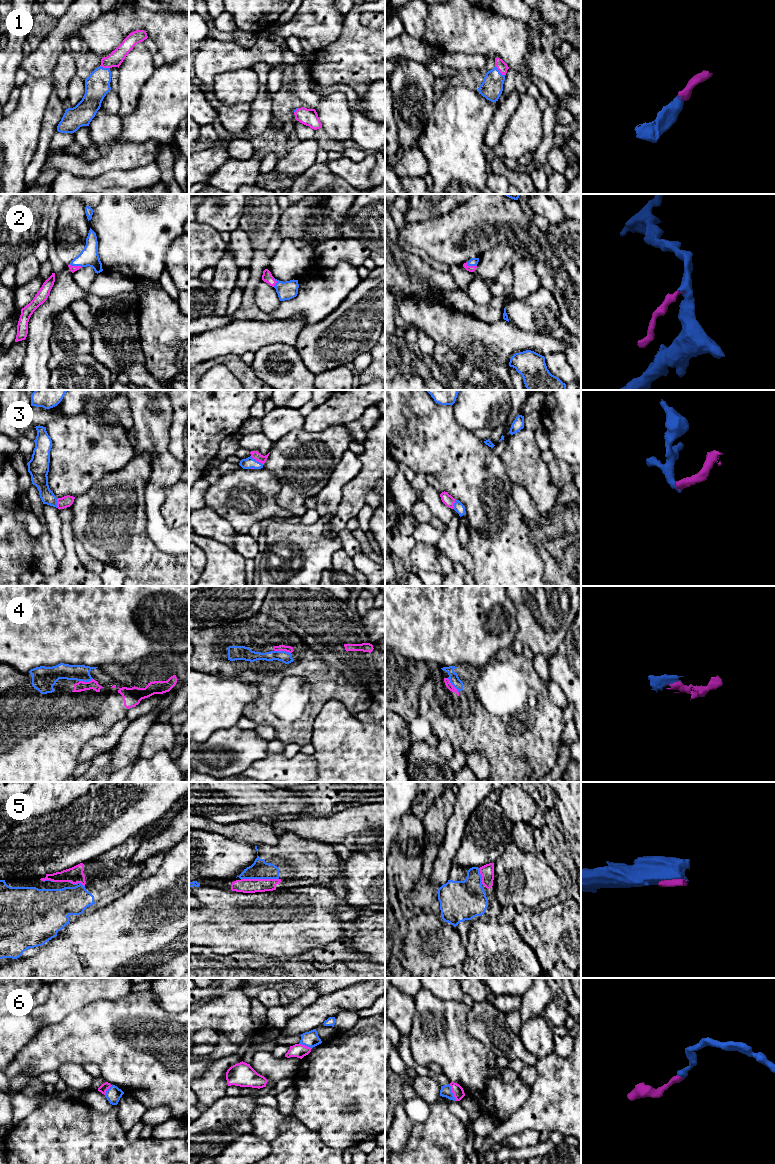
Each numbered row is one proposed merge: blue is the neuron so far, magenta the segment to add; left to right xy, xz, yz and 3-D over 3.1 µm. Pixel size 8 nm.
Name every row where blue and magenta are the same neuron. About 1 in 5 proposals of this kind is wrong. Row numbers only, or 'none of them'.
1, 2, 3, 4, 5, 6

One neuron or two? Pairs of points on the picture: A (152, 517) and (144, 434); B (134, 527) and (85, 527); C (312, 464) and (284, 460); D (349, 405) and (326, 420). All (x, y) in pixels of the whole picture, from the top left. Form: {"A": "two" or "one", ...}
{"A": "one", "B": "one", "C": "one", "D": "one"}

